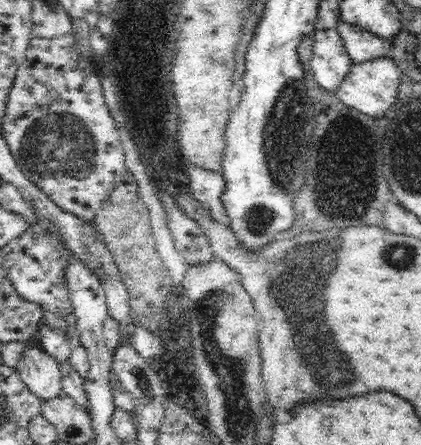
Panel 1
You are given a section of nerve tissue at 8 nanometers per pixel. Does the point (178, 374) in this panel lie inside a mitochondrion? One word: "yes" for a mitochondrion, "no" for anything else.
no

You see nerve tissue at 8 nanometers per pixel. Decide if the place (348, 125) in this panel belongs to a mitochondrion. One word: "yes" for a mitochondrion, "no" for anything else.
no

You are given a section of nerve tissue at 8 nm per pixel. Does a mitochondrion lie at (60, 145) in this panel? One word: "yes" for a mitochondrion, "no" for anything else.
yes

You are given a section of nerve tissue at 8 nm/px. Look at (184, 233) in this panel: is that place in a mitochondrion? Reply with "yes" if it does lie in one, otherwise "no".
no

